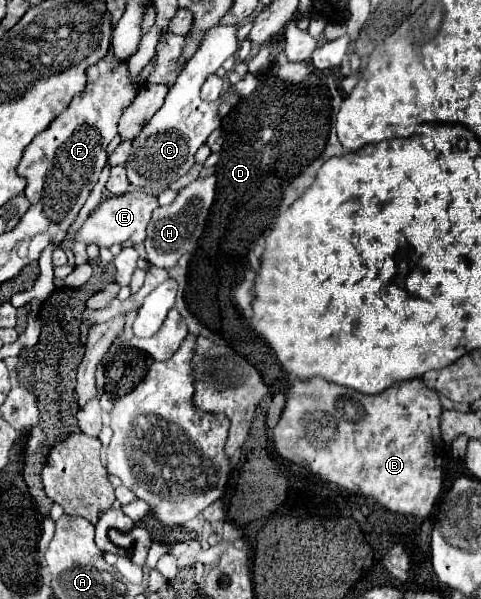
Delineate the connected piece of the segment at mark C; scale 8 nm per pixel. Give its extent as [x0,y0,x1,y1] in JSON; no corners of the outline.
[125,27,237,193]

